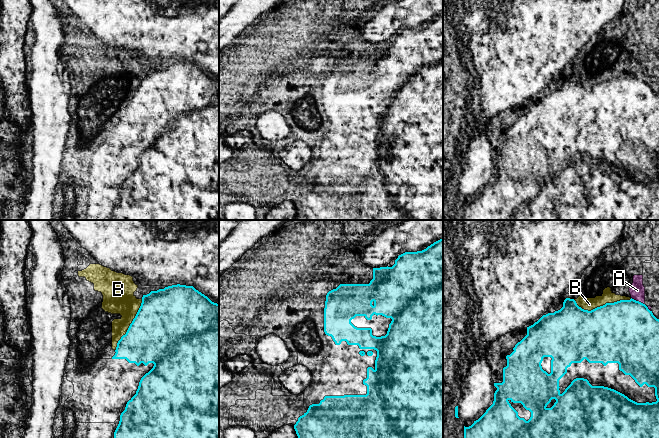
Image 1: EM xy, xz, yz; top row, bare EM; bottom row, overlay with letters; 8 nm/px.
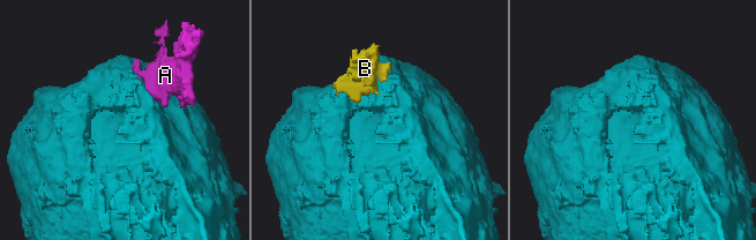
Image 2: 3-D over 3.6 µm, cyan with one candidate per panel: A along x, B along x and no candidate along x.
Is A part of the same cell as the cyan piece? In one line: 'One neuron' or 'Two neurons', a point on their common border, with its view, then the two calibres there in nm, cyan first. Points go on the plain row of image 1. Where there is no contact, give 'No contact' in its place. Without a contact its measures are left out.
Two neurons. Touches cyan at yz (638, 77). Thickness 480 nm (cyan) against 130 nm

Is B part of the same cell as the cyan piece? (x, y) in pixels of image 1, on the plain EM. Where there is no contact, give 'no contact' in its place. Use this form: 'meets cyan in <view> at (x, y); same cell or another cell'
meets cyan in yz at (601, 82); another cell

